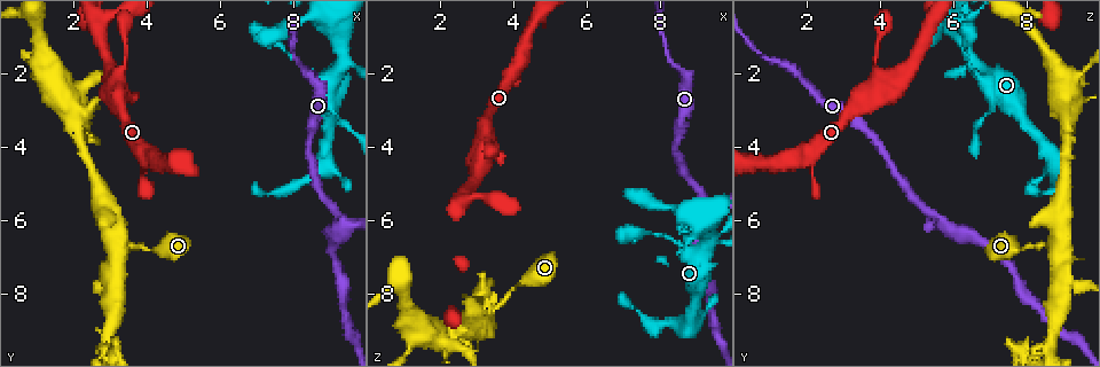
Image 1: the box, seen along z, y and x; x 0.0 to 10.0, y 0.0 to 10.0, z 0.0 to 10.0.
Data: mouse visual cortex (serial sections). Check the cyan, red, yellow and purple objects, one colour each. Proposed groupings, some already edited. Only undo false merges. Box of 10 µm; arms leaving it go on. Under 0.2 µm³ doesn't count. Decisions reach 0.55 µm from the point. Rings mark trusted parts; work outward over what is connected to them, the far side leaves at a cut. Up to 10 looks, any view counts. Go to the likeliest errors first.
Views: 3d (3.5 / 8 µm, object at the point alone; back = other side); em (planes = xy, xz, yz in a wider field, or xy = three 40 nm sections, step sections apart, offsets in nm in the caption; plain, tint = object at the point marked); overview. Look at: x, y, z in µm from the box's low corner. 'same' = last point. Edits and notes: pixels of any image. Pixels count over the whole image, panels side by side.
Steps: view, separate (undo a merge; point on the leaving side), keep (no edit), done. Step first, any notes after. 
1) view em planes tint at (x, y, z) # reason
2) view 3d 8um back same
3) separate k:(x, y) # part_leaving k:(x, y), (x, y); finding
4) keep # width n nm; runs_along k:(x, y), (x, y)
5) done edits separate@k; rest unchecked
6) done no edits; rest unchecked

view 3d 8um at (9.30, 6.00, 5.65)

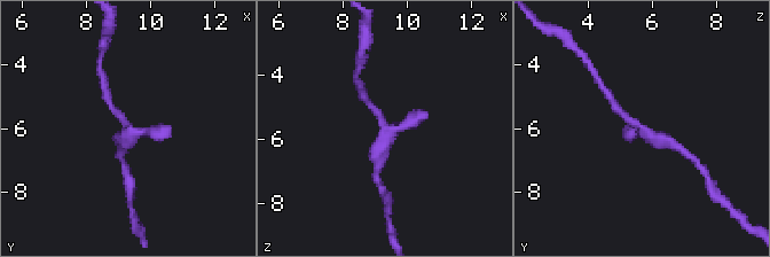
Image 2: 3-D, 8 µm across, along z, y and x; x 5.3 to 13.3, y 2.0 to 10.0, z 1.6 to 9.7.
view 3d 3.5um same # closer look

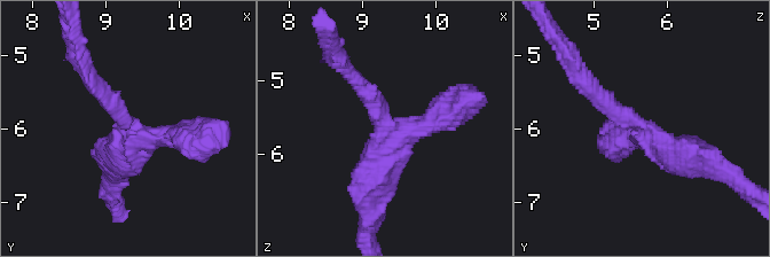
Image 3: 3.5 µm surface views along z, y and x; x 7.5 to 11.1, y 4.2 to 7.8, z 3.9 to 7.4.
view em xy step 3 tint at (9.35, 6.05, 5.70)

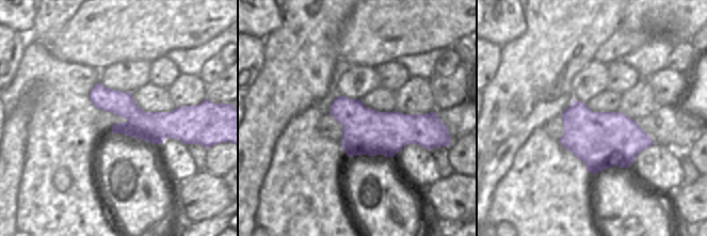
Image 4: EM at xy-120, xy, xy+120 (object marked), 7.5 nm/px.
keep # arm_widths 250, 250, 450 nm; runs_along 4:(92, 94), (185, 138); continuous, no second cell

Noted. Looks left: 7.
view 3d 8um at (9.25, 0.70, 6.00) # abrupt turn

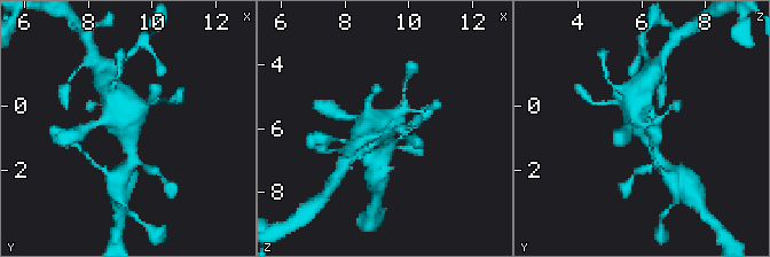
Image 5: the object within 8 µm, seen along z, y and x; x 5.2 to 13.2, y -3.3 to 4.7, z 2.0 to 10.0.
view em xy step 1 tint same

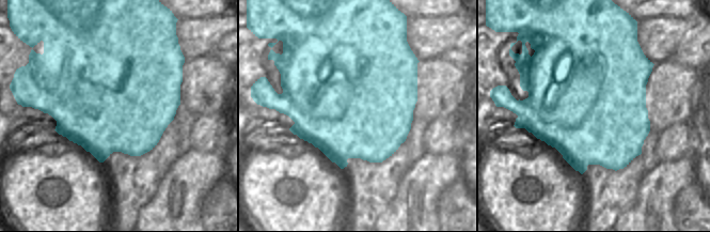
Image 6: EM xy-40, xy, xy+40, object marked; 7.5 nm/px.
keep # width 1000 nm; runs_along 5:(131, 147), (120, 118), (92, 125); one cell here

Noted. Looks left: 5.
view 3d 8um at (2.95, 7.65, 9.15) # three-way junction

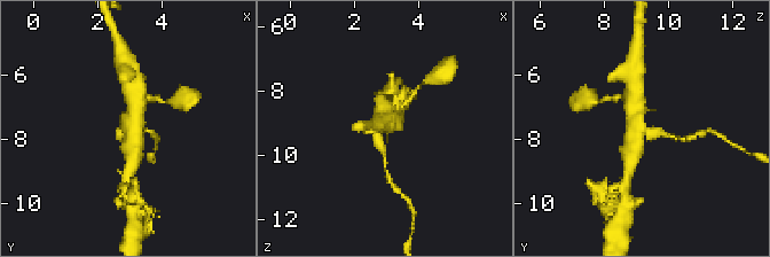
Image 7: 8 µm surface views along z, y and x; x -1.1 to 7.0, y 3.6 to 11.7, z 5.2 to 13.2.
view 3d 3.5um same # closer look

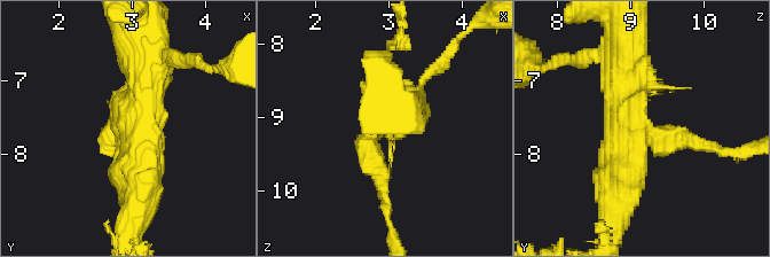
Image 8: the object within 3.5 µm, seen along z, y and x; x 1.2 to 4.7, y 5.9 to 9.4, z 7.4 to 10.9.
view em xy step 3 tint at (2.90, 7.70, 9.10) # shape alone is not enough

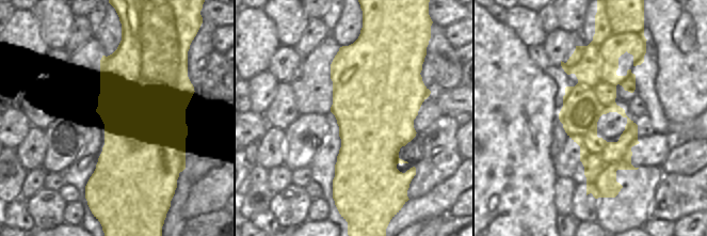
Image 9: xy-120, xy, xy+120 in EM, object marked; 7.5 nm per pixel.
separate 8:(694, 142) # arm_widths 300, 450, 500 nm; part_leaving 8:(652, 135), (693, 139), (702, 146); two cells meet here

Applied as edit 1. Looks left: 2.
done edits separate@8; rest unchecked

